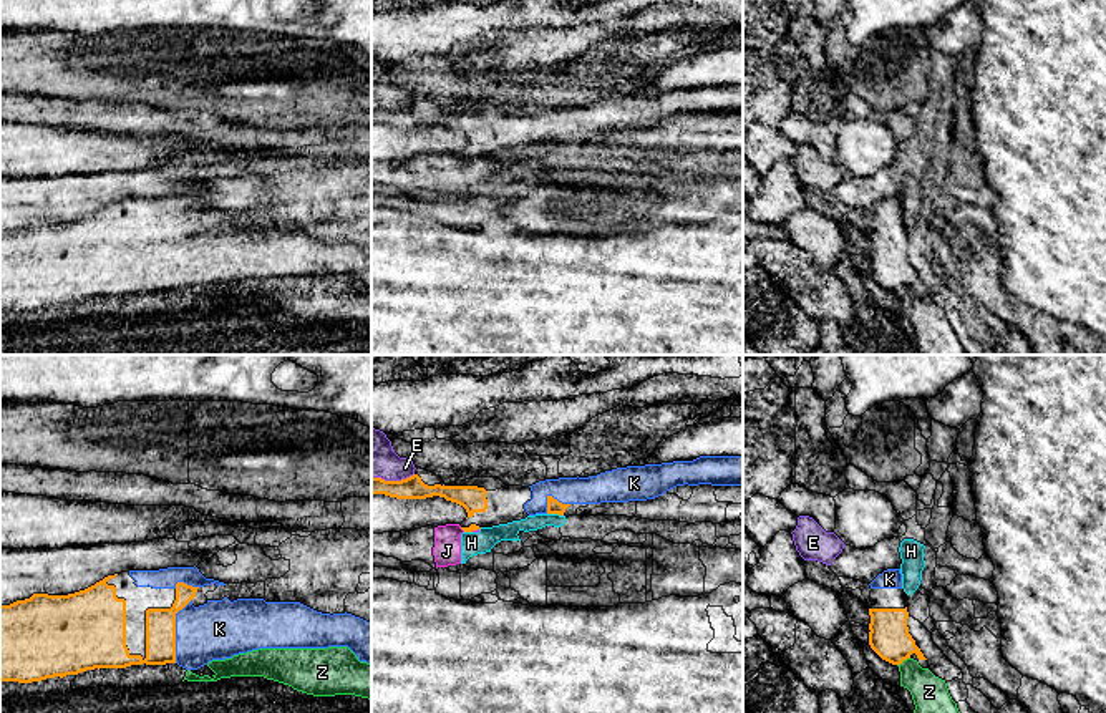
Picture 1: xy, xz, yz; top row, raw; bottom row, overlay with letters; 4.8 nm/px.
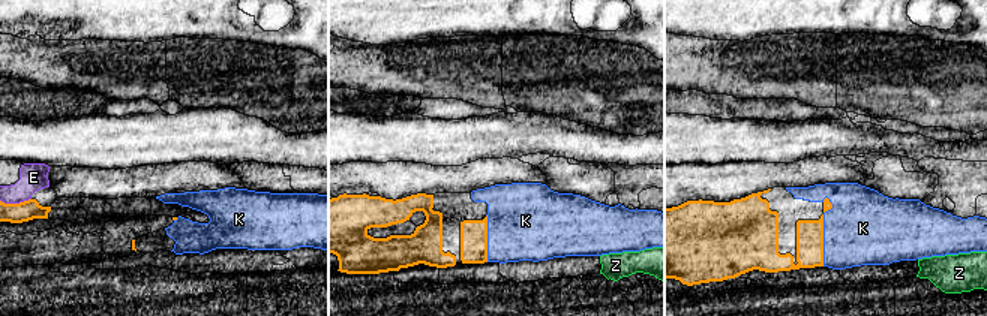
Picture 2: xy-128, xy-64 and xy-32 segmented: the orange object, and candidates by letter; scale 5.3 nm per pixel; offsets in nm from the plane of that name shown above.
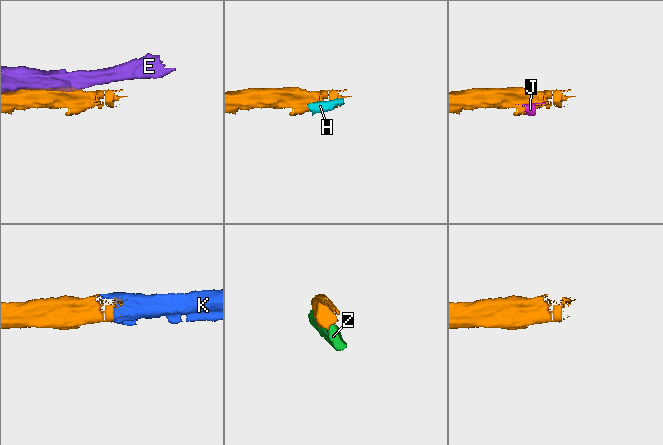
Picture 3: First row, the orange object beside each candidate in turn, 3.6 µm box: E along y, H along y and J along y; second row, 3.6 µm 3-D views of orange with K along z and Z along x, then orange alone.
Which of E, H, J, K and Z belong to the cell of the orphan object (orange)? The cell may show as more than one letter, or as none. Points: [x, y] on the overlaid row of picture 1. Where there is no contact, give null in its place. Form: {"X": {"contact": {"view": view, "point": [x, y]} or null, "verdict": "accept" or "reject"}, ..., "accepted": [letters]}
{"E": {"contact": {"view": "xz", "point": [392, 481]}, "verdict": "reject"}, "H": {"contact": {"view": "xz", "point": [556, 513]}, "verdict": "reject"}, "J": {"contact": {"view": "xz", "point": [475, 529]}, "verdict": "reject"}, "K": {"contact": {"view": "xy", "point": [174, 630]}, "verdict": "accept"}, "Z": {"contact": {"view": "yz", "point": [902, 660]}, "verdict": "reject"}, "accepted": ["K"]}

